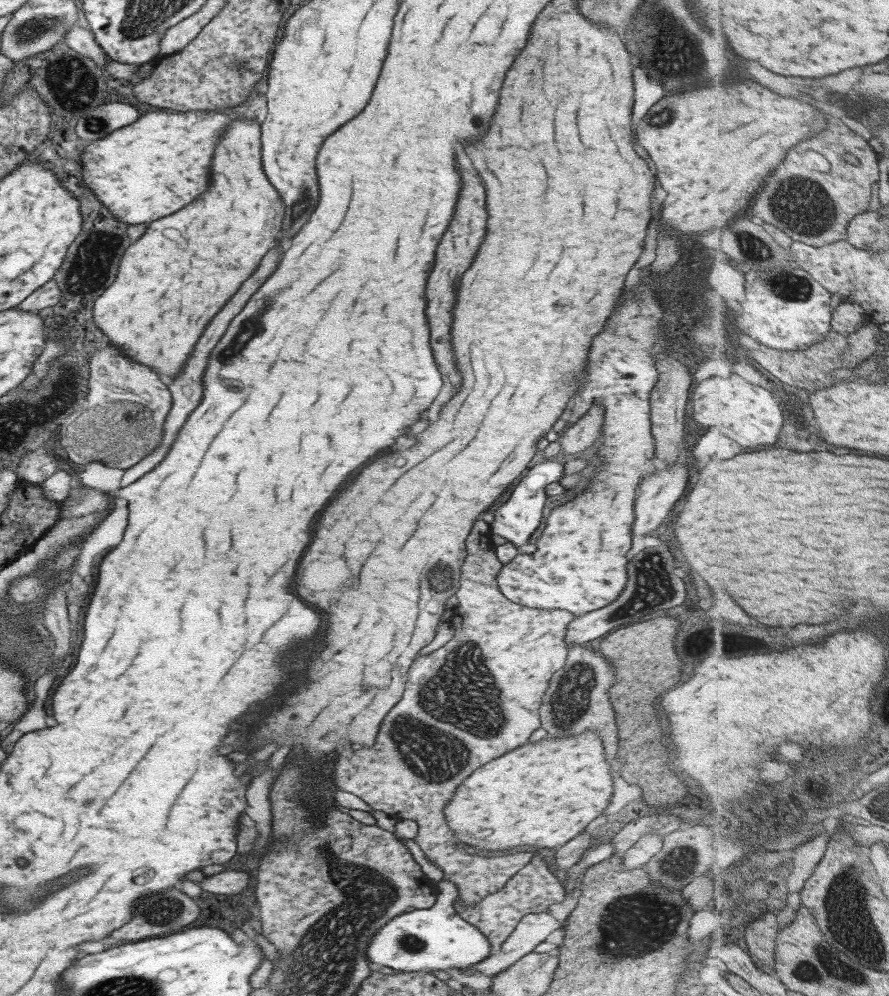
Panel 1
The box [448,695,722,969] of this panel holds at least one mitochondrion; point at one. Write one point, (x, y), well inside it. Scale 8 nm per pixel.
(628, 928)

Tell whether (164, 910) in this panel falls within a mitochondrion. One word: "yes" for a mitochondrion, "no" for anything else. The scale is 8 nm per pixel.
yes

